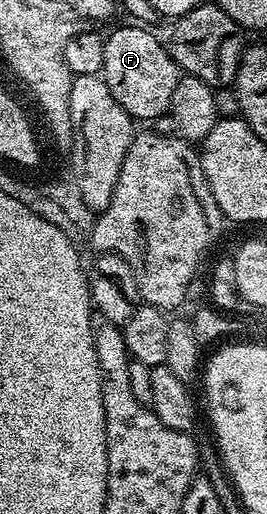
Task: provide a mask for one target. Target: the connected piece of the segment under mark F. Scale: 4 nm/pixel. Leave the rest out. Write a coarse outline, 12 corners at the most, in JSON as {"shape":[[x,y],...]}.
{"shape":[[147,27],[105,38],[101,72],[132,120],[170,112],[181,78]]}

